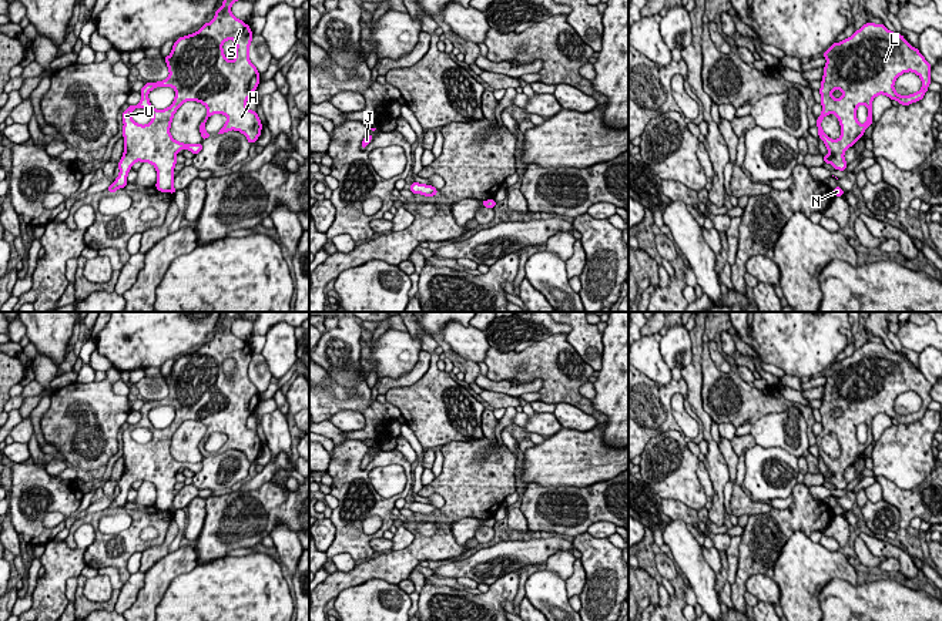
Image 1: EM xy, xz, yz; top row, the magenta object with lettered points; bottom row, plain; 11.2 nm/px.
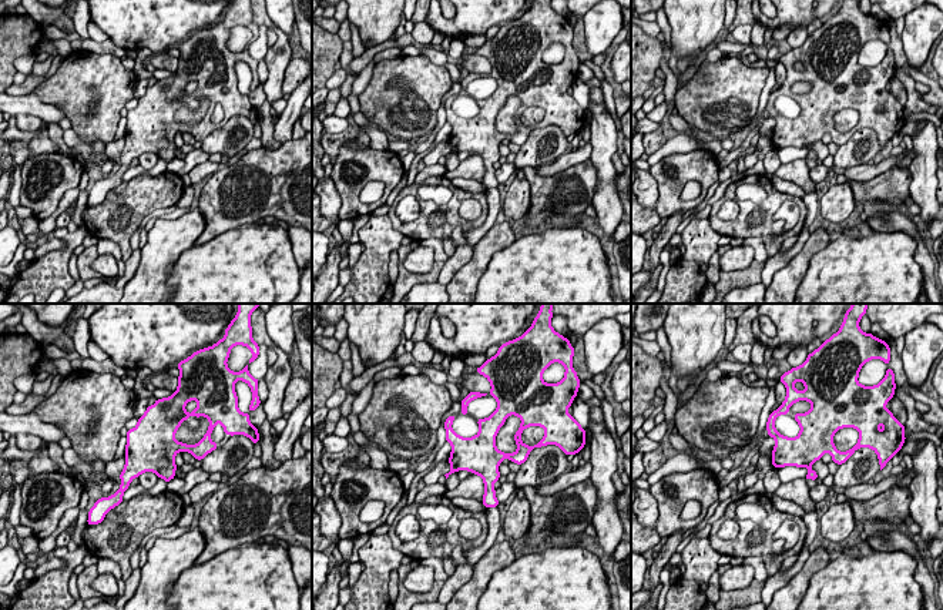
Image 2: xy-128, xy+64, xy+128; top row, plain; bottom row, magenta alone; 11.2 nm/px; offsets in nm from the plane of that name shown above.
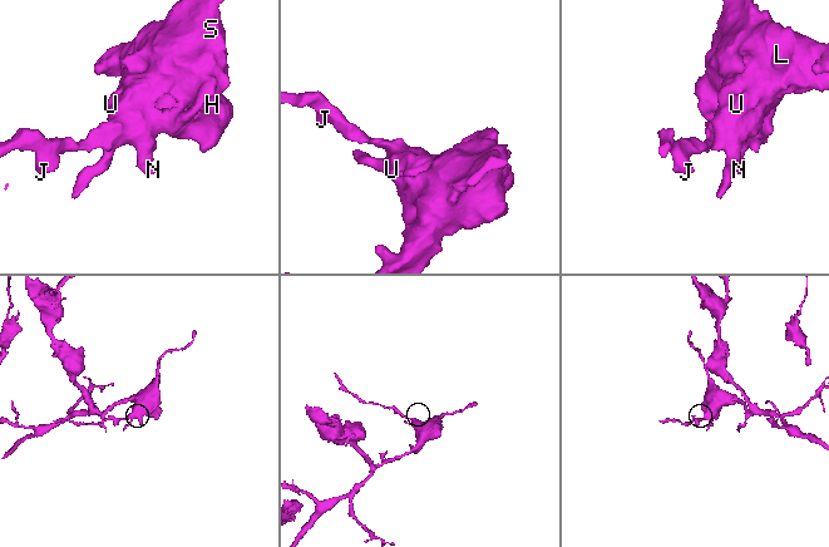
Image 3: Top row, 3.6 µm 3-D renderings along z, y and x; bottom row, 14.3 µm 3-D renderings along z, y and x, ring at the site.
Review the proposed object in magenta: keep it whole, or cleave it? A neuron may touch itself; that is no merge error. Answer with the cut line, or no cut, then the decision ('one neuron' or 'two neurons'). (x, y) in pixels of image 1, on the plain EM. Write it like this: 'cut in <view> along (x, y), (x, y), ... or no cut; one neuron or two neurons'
no cut; one neuron

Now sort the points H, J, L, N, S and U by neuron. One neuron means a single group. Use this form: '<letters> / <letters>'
H J L N S U

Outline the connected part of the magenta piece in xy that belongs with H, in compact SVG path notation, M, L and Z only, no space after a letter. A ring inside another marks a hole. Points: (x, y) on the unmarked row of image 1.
M225 312L225 319L222 326L215 330L214 339L205 342L198 350L180 356L171 369L168 376L164 376L170 395L157 402L147 402L141 407L141 420L137 424L130 424L123 432L123 456L124 456L124 471L118 481L120 493L115 500L108 506L107 511L115 511L118 507L124 507L128 496L128 490L137 480L150 481L157 489L157 503L155 507L161 511L175 513L174 501L174 486L177 483L175 474L180 469L190 469L194 474L201 471L202 463L184 463L175 460L171 453L171 442L177 429L185 420L198 420L207 426L207 436L200 443L200 452L202 459L211 456L204 447L207 439L212 433L224 433L227 436L225 444L218 453L225 453L227 450L235 449L242 452L248 461L252 463L261 454L262 443L257 430L247 427L247 419L254 413L259 403L261 393L257 386L249 380L249 363L252 360L252 350L248 343L237 338L231 332L231 325L241 319L239 312ZM227 359L234 359L237 363L235 377L228 380L222 363ZM157 406L172 406L175 409L175 417L172 423L165 429L155 429L150 419L148 412ZM135 427L147 427L152 433L152 439L145 443L137 443L131 437L131 432Z

